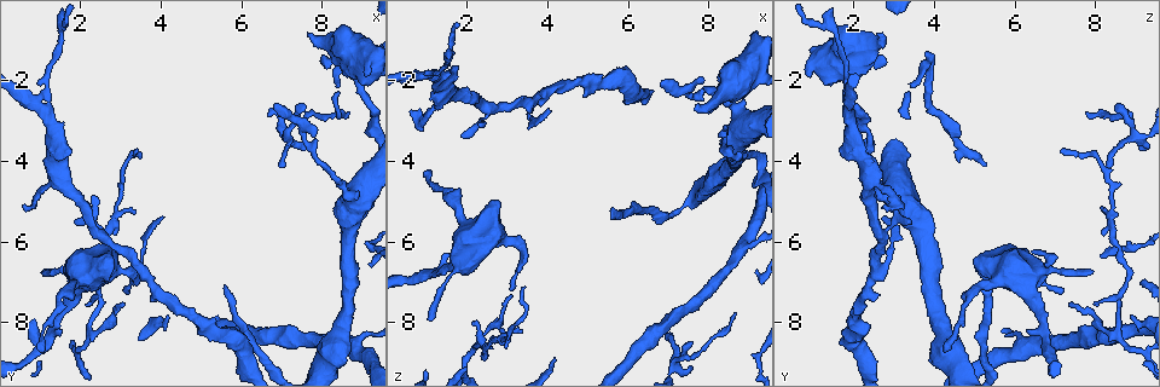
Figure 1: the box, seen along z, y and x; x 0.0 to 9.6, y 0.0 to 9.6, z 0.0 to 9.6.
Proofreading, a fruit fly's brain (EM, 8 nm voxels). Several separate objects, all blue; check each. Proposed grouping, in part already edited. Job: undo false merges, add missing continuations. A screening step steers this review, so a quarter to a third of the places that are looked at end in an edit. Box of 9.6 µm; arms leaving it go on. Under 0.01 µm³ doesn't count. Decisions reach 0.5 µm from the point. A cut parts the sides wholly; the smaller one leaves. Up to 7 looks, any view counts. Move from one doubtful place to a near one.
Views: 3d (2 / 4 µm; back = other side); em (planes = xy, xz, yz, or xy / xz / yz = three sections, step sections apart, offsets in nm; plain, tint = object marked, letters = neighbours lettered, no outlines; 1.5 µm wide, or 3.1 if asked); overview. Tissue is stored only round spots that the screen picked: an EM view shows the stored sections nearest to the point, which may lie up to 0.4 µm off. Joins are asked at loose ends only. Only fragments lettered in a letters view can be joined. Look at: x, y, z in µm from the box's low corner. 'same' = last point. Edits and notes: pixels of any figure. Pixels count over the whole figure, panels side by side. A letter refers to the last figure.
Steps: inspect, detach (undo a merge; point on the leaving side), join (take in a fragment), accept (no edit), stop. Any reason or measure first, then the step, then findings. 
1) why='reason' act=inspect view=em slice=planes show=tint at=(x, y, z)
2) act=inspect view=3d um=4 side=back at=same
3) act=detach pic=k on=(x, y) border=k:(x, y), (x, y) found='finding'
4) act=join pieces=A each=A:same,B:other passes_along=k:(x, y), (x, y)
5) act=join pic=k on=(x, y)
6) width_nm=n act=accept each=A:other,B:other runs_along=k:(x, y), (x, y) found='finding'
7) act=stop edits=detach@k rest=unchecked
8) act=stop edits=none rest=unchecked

why='long arm stops here' act=inspect view=3d um=4 at=(5.60, 7.15, 5.35)

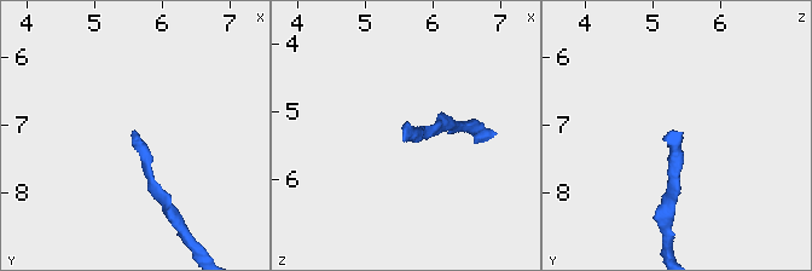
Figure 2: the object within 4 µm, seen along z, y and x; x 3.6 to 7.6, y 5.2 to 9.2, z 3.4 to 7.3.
act=inspect view=em slice=planes show=letters at=(5.55, 7.10, 5.30)

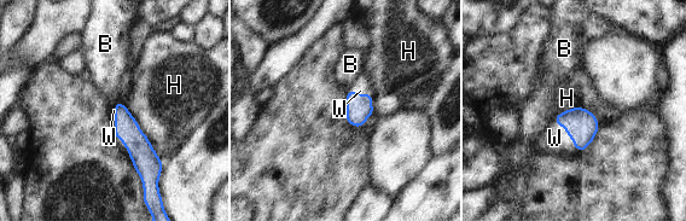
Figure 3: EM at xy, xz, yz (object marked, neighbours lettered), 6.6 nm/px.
act=join pieces=W each=B:other,H:other,W:same passes_along=3:(581, 126), (567, 132), (554, 138) found='the neuron continues'

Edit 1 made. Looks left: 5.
act=inspect view=overview

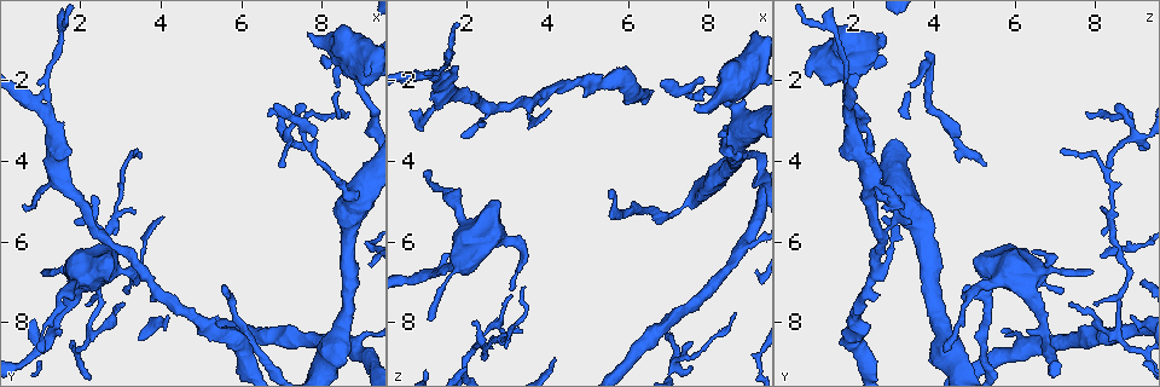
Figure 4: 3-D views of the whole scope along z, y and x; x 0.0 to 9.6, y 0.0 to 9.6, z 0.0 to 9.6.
why='thin neck' act=inspect view=em slice=planes show=tint at=(2.50, 5.80, 2.70)

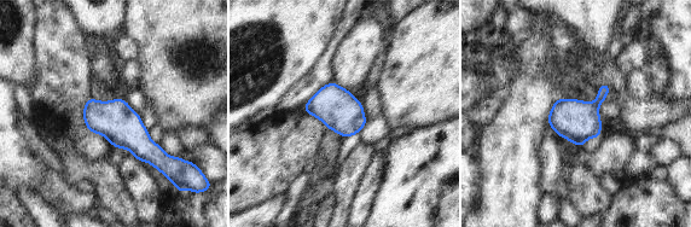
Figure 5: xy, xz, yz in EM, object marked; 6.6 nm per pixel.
why='see the neighbours' act=inspect view=em slice=planes show=letters at=same

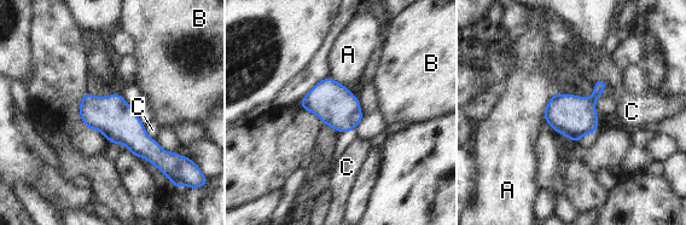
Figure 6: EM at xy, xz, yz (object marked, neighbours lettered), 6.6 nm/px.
act=accept each=A:other,B:other,C:other border=6:(550, 98), (545, 110), (545, 121) found='all the same neuron'

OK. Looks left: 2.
why='branch stops here' act=inspect view=em slice=planes show=letters at=(1.85, 3.75, 1.65)

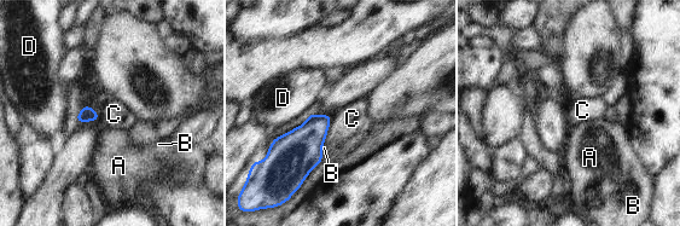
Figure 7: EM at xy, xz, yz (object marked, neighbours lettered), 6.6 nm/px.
act=accept each=A:other,B:other,C:other,D:other border=7:(331, 115), (327, 134), (323, 144) found='no lettered fragment goes on from it'

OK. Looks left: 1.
act=stop edits=join@3 rest=unchecked

